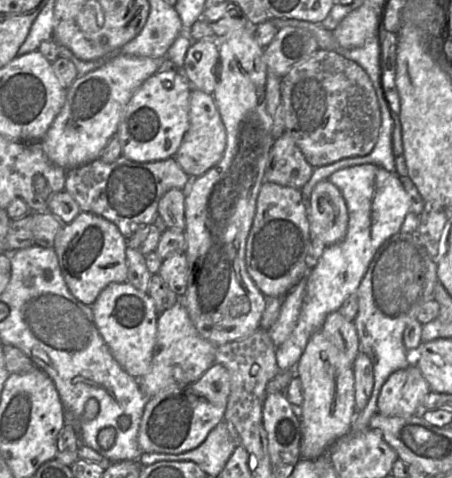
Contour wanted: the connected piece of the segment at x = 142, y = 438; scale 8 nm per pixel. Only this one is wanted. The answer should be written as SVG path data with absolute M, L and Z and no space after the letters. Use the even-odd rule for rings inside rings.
M213 363L197 381L171 385L148 398L138 434L142 452L182 454L197 448L209 432L224 420L229 394L230 376L227 369L219 363Z

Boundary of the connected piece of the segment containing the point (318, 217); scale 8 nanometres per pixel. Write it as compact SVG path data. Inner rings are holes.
M328 179L318 182L308 199L310 231L327 246L341 241L347 232L348 210L340 190Z

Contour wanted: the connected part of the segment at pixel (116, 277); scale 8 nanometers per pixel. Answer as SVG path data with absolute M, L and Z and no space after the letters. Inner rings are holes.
M81 212L71 223L63 224L53 248L68 289L85 305L92 306L109 284L127 281L127 240L115 224L100 216Z

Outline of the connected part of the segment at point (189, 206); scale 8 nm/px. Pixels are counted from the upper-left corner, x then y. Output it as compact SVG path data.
M244 28L230 33L227 37L217 38L219 45L219 64L216 67L218 78L217 85L213 92L213 97L220 112L223 124L226 129L226 148L221 160L203 175L191 180L186 191L185 201L185 236L186 236L186 257L188 262L188 283L184 296L180 300L184 304L191 321L201 337L213 343L215 346L221 346L228 342L242 339L260 328L262 314L266 307L266 297L262 294L250 277L246 268L246 242L252 227L253 219L256 213L257 198L264 183L264 174L267 168L269 154L275 142L273 136L273 122L266 110L266 83L268 76L268 67L264 59L264 48L262 48L255 39L253 28Z

